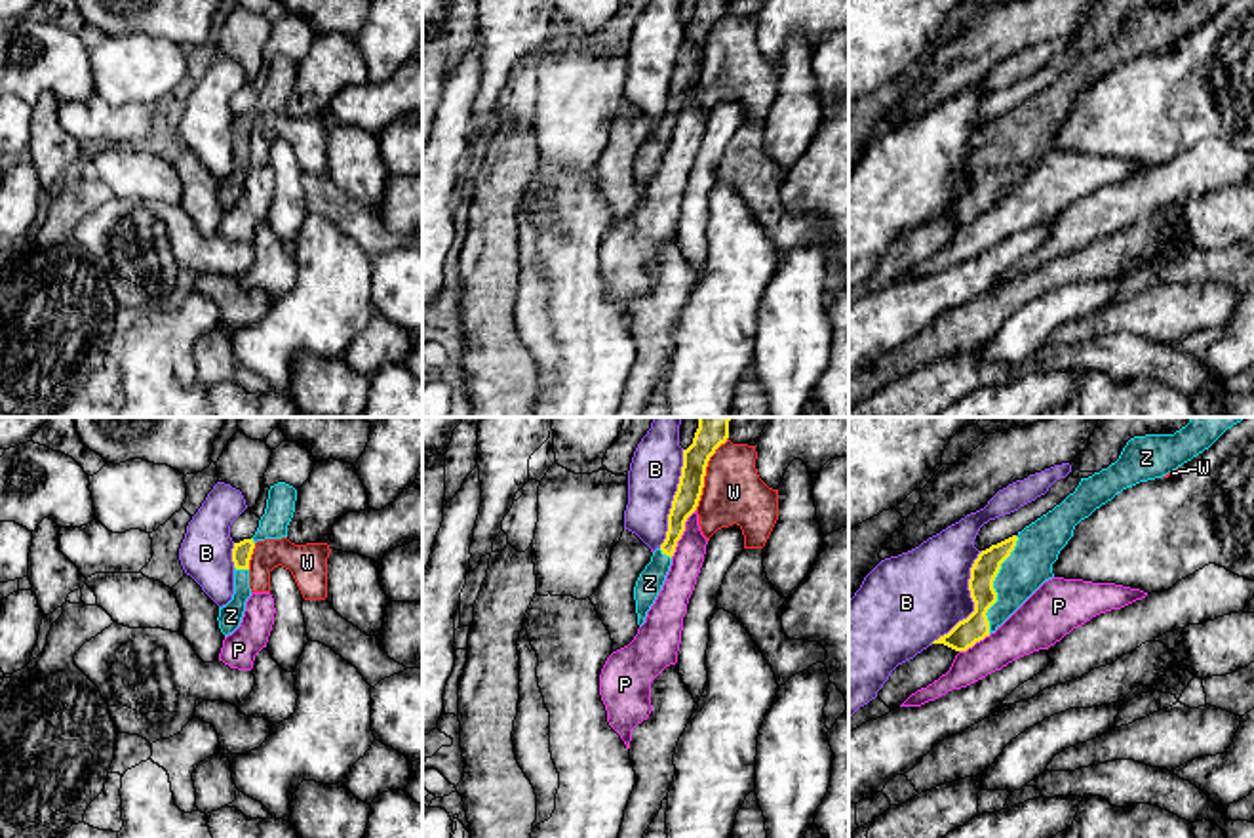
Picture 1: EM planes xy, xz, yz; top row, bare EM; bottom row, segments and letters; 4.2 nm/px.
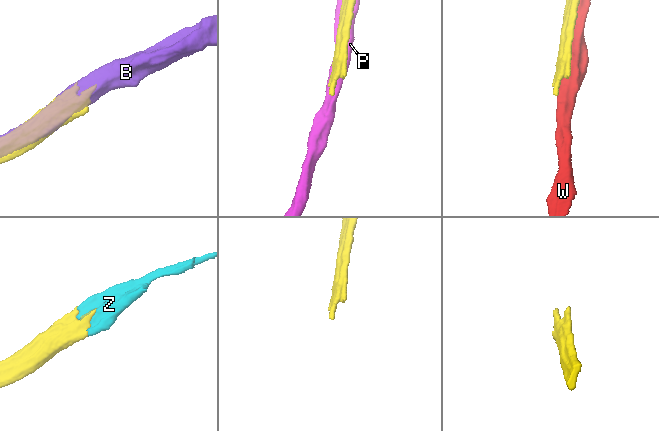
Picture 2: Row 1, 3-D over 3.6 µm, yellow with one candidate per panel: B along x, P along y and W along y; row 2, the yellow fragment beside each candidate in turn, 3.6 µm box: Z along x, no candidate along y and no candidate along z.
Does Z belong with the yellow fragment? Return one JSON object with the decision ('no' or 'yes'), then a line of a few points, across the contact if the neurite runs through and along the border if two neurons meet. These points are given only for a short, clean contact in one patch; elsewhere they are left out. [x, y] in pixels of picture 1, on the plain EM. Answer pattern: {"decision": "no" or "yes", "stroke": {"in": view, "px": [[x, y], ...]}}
{"decision": "yes"}

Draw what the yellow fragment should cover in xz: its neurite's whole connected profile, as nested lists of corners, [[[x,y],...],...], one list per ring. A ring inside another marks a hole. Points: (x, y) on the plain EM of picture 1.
[[[698,0],[693,17],[683,23],[683,40],[677,65],[668,88],[664,116],[653,126],[651,135],[639,147],[634,160],[637,198],[645,196],[672,139],[677,114],[685,105],[687,91],[696,84],[710,30],[729,11],[729,0]]]

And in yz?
[[[1182,0],[1174,8],[1134,10],[1107,42],[1081,51],[1052,84],[1016,109],[982,124],[970,141],[974,185],[932,217],[967,225],[995,206],[1045,154],[1075,99],[1117,67],[1163,51],[1208,23],[1231,0]]]

